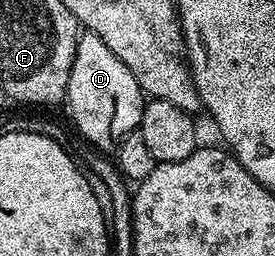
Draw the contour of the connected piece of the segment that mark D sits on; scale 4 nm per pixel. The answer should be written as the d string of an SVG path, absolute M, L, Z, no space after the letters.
M89 32L78 39L76 60L68 80L64 99L70 105L70 118L74 126L94 146L113 151L123 138L139 129L142 124L144 95L132 71L100 40L100 36Z

